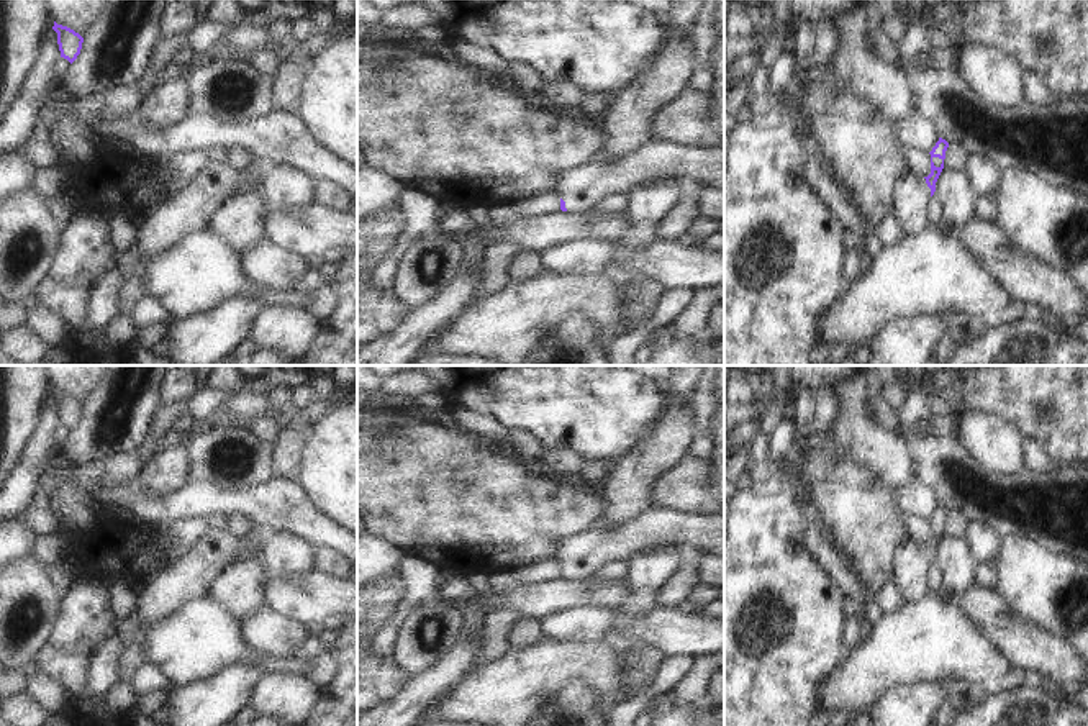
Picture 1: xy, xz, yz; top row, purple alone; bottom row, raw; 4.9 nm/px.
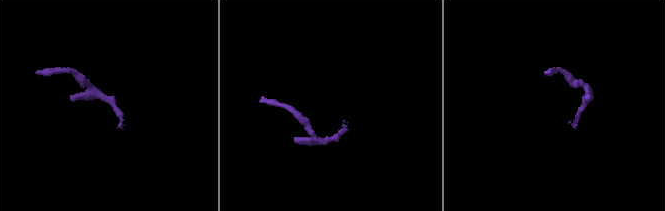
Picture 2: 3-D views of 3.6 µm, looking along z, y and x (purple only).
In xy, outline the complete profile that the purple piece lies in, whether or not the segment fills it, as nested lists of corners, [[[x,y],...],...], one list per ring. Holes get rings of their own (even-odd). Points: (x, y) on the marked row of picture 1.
[[[56,21],[52,29],[57,33],[61,57],[67,59],[72,64],[80,54],[84,38],[74,29],[57,25]]]

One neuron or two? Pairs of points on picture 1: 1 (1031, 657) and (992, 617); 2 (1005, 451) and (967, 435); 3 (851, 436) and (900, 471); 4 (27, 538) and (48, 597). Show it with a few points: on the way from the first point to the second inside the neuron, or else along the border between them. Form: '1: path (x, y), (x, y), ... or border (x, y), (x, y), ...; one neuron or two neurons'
1: path (1023, 648), (1001, 626); one neuron
2: path (995, 443), (983, 435), (977, 435); one neuron
3: path (862, 436), (888, 459); one neuron
4: border (31, 556), (22, 558), (17, 562); two neurons

